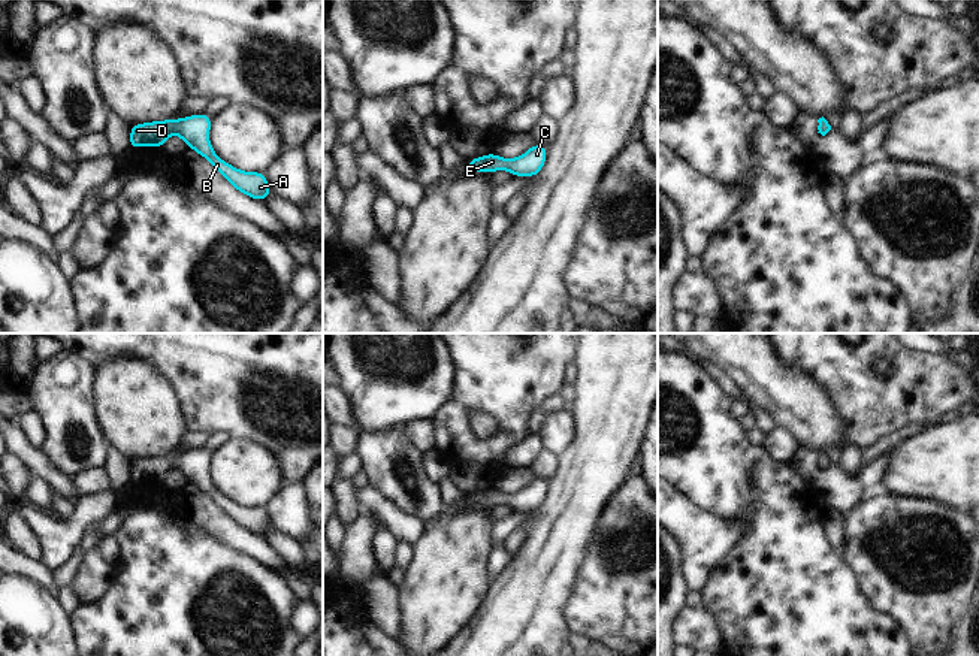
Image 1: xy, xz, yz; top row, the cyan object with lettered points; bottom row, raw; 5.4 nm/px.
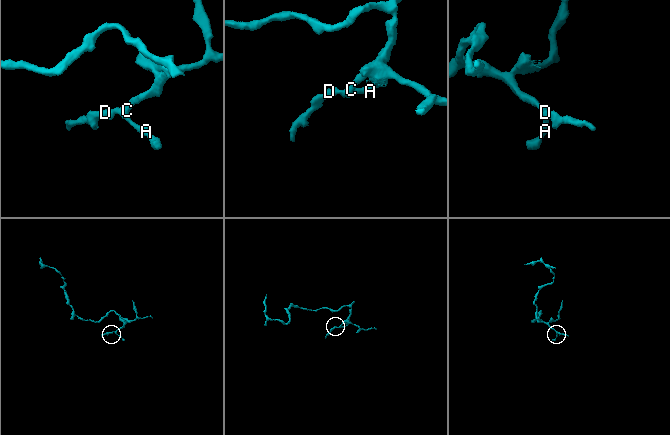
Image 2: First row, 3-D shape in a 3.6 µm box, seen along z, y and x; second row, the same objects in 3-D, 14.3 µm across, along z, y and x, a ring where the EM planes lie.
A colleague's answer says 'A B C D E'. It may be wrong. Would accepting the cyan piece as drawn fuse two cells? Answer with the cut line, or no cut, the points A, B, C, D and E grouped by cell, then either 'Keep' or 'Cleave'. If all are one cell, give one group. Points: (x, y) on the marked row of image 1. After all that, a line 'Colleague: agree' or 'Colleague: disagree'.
No split. Groups: A B C D E. Keep.
Colleague: agree

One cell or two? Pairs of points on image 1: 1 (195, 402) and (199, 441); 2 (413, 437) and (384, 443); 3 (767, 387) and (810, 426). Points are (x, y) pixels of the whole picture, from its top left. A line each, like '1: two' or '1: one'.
1: two
2: two
3: one

